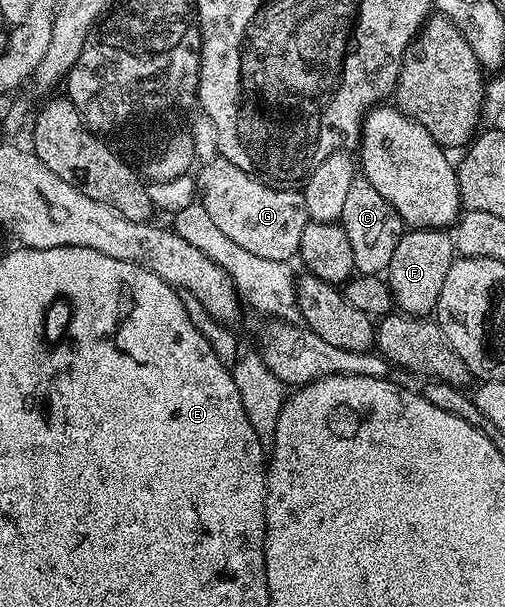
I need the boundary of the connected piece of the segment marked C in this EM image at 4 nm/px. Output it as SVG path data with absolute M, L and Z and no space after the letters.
M354 173L351 180L351 189L343 203L343 212L339 219L343 232L347 232L347 241L351 243L351 256L355 256L354 271L357 274L384 275L391 264L391 256L395 256L395 247L398 246L401 235L406 233L405 221L379 196L379 191L371 185L365 175Z

